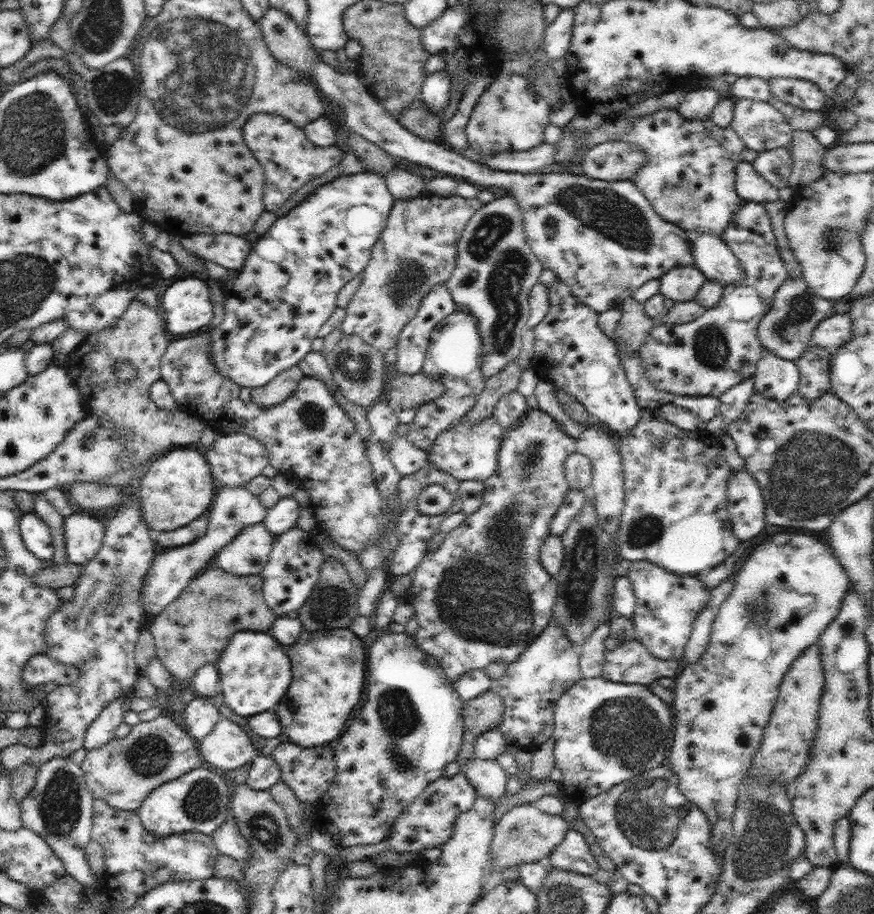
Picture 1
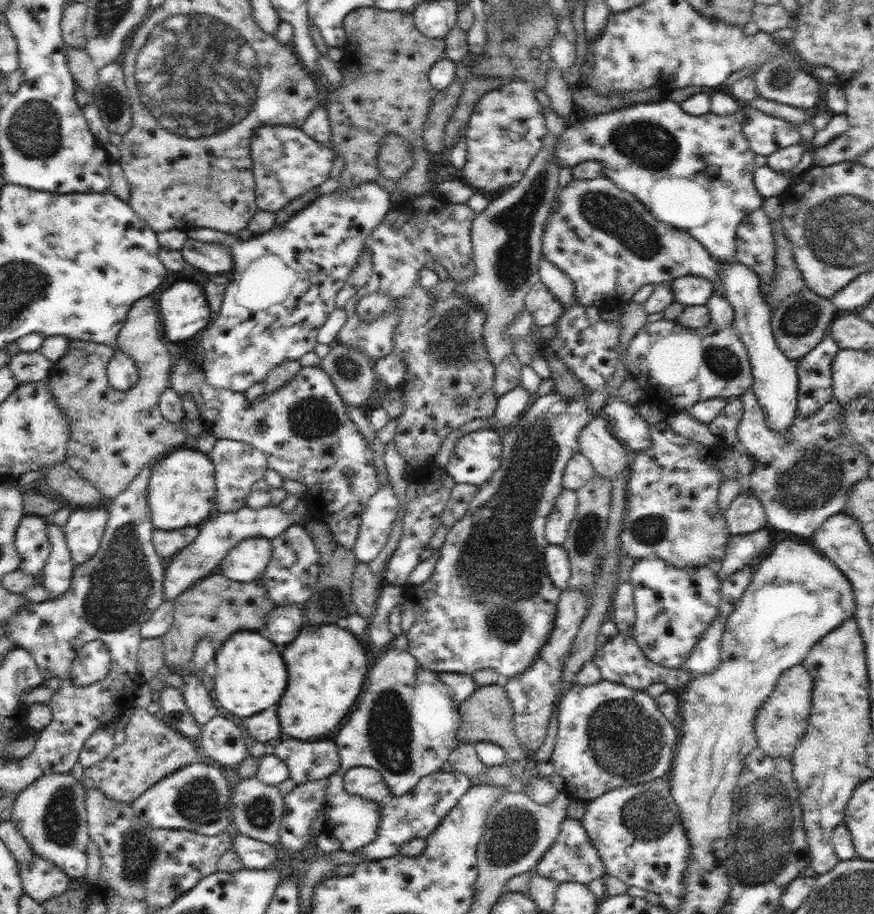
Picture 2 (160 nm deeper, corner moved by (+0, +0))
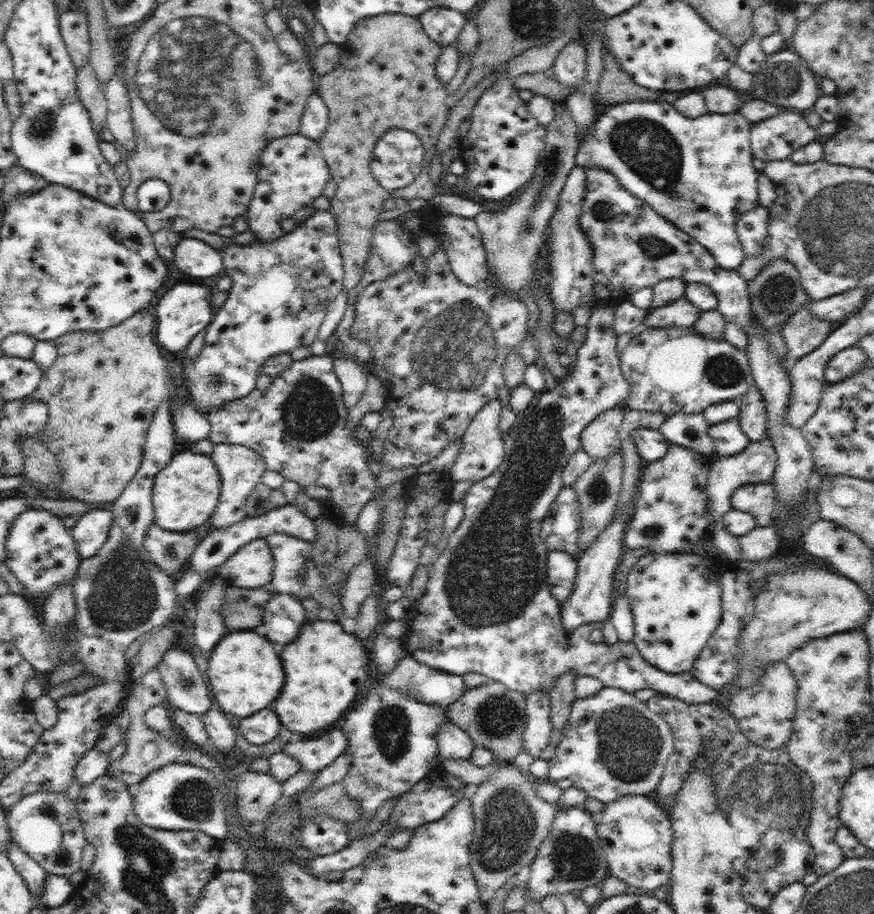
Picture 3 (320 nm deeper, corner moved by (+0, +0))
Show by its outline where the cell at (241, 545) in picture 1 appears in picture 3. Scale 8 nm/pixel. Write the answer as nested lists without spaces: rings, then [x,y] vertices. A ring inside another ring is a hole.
[[[256,539],[238,549],[212,577],[224,579],[227,586],[246,589],[260,588],[271,583],[274,559],[266,539]]]

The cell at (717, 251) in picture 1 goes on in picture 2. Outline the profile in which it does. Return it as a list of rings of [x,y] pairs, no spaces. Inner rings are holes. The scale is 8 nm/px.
[[[718,260],[718,262],[721,266],[719,281],[723,284],[723,294],[734,309],[733,322],[750,358],[753,377],[753,386],[750,390],[756,396],[760,407],[765,410],[766,425],[774,433],[788,437],[788,429],[797,416],[797,394],[800,384],[796,361],[789,360],[776,342],[771,325],[773,309],[761,295],[760,277],[737,260]]]

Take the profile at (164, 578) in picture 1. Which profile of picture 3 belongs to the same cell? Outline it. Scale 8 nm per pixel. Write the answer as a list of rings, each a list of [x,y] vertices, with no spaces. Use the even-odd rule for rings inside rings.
[[[286,504],[281,508],[273,508],[262,516],[247,516],[244,520],[236,522],[228,528],[216,528],[212,530],[206,538],[203,538],[200,544],[197,545],[194,554],[189,558],[185,571],[194,570],[197,573],[213,574],[215,569],[223,565],[233,554],[238,552],[238,549],[249,542],[256,539],[265,539],[270,533],[288,533],[292,536],[297,536],[308,543],[316,540],[316,527],[314,519],[306,517],[306,514],[294,506],[294,504]]]

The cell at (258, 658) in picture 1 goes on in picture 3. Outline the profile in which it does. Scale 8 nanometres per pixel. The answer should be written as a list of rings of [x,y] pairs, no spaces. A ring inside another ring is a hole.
[[[256,630],[226,633],[212,651],[208,662],[210,686],[216,694],[216,702],[226,710],[226,713],[238,718],[248,718],[254,712],[266,708],[270,702],[274,702],[280,694],[286,676],[280,656],[276,654],[272,642],[256,634]]]

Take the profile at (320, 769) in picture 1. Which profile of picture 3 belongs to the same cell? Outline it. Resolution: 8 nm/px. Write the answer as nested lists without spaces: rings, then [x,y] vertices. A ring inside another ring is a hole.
[[[331,727],[321,736],[302,742],[287,743],[284,751],[299,760],[301,770],[320,772],[347,750],[347,736],[339,727]]]

